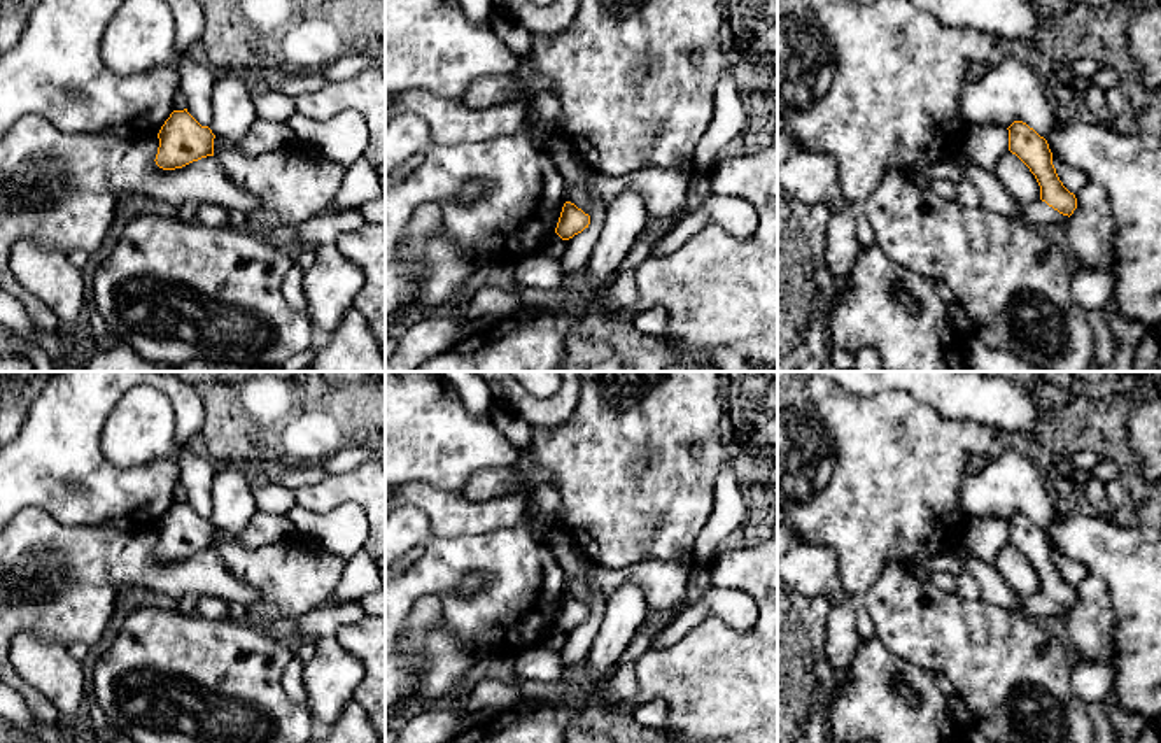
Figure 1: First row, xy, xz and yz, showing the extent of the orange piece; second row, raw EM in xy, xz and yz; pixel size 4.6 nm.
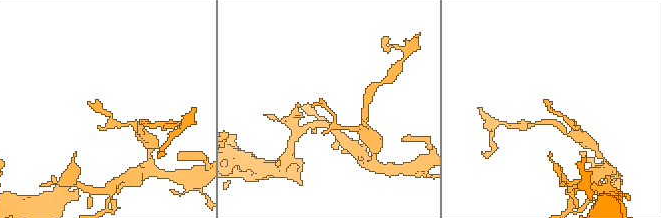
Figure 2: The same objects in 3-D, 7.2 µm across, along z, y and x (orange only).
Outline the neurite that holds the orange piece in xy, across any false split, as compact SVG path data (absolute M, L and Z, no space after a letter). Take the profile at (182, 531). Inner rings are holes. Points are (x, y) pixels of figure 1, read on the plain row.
M173 503L161 519L156 557L163 563L182 561L193 554L214 548L215 527L201 519L189 505Z

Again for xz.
M566 594L555 620L562 633L569 633L581 626L590 617L590 608L578 601L574 596Z

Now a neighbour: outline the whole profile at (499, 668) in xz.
M494 655L480 662L466 678L457 685L455 690L471 692L476 685L485 680L499 680L503 683L520 683L520 676L515 669L515 657Z

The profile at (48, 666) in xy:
M21 633L11 643L9 659L18 676L60 711L61 724L68 725L82 713L84 669L65 645Z

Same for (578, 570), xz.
M564 534L550 545L553 559L566 577L566 592L590 608L590 617L569 633L564 633L560 655L566 664L587 661L599 633L608 601L594 584L595 564L583 554L580 545Z

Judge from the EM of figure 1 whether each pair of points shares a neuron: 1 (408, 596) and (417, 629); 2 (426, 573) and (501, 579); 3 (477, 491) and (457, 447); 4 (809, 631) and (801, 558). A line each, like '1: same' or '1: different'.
1: different
2: same
3: different
4: different

